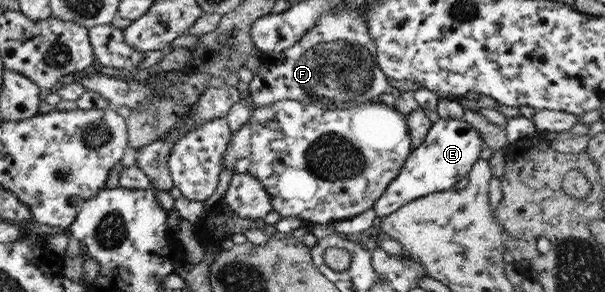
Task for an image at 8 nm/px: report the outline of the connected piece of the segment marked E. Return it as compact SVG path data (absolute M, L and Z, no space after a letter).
M441 119L433 123L424 140L411 151L402 170L390 184L386 192L376 200L374 210L377 216L388 216L404 204L422 198L432 192L442 192L455 188L456 183L468 177L475 162L481 160L482 137L464 120Z

